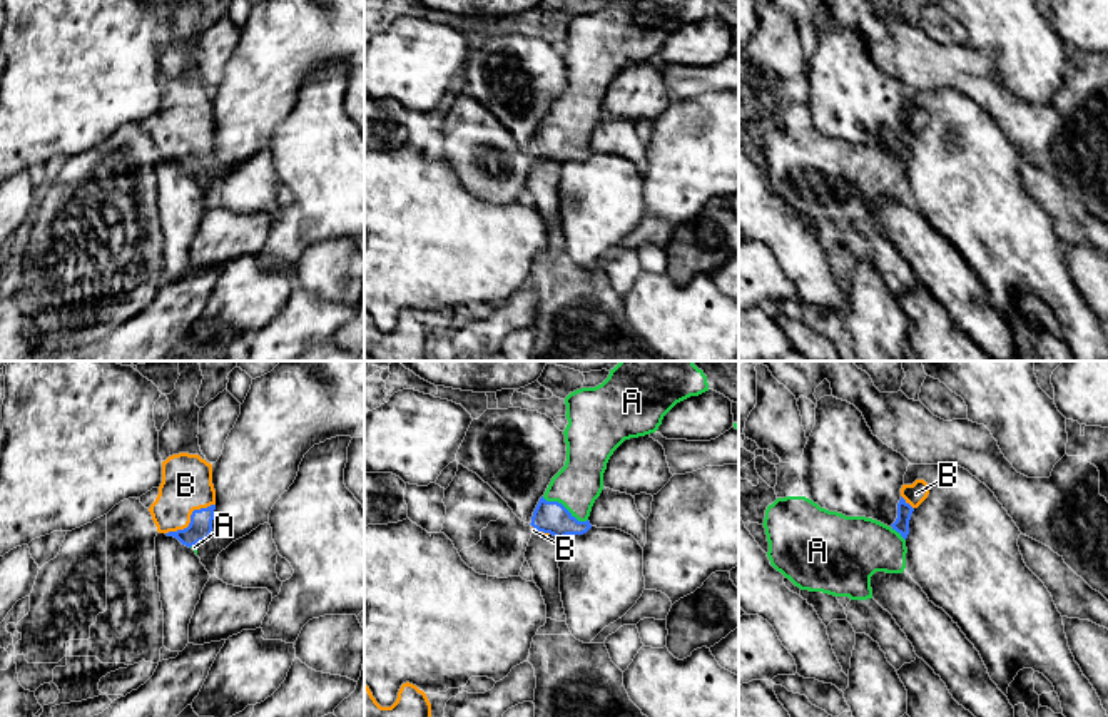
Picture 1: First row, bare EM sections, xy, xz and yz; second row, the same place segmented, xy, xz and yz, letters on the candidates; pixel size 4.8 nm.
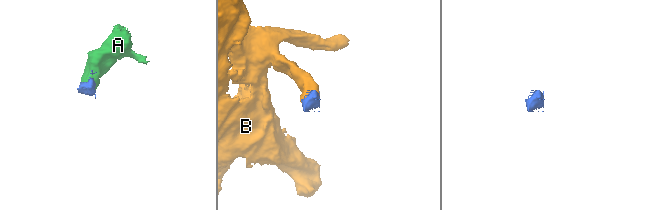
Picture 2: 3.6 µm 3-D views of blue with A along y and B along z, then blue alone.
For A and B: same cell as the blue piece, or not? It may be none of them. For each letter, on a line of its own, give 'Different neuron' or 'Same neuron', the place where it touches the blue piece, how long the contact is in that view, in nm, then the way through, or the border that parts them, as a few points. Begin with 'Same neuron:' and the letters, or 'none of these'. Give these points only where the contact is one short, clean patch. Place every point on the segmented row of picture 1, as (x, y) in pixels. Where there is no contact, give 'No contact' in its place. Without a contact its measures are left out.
Same neuron: A, B
A: Same neuron. Touches blue at xz (564, 507). Shared border 260 nm. Path across: xz (550, 517), (564, 507), (579, 483)
B: Same neuron. Touches blue at xy (191, 518). Shared border 280 nm. Path across: xy (199, 528), (191, 518), (186, 485)

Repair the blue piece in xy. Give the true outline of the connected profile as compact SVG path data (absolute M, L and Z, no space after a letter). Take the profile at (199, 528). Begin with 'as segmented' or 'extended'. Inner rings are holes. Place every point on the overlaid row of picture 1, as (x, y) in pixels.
extended; M189 453L162 461L162 483L149 508L159 533L177 538L197 555L196 545L212 533L214 510L211 463Z

